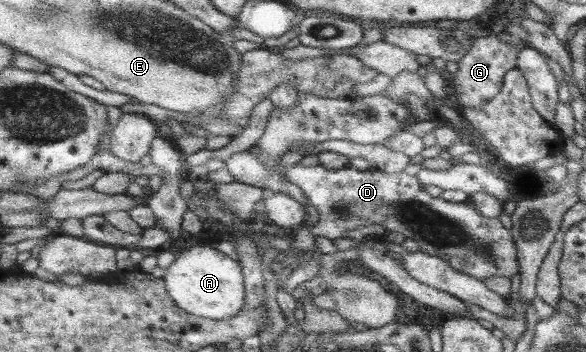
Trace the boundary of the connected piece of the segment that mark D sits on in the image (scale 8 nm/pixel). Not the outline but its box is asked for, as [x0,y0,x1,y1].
[277,159,519,281]

